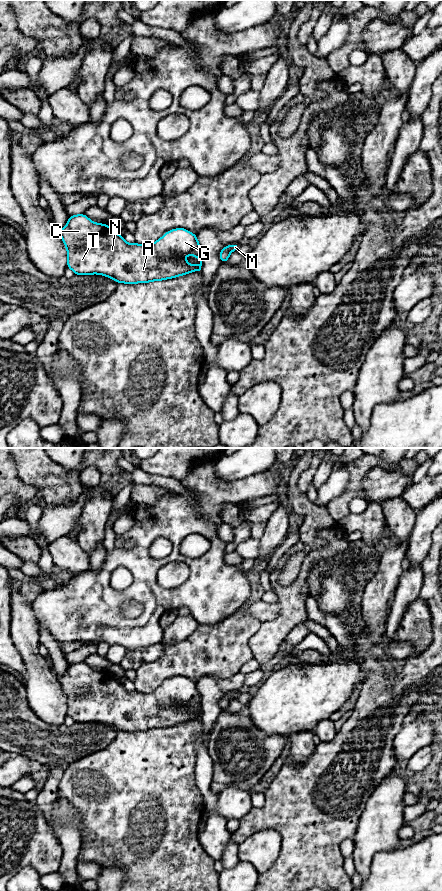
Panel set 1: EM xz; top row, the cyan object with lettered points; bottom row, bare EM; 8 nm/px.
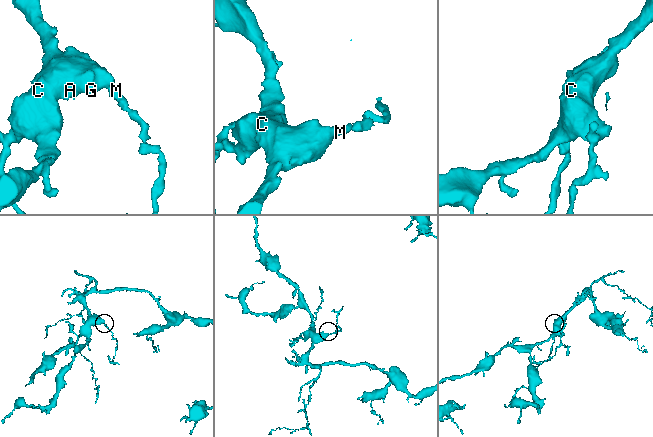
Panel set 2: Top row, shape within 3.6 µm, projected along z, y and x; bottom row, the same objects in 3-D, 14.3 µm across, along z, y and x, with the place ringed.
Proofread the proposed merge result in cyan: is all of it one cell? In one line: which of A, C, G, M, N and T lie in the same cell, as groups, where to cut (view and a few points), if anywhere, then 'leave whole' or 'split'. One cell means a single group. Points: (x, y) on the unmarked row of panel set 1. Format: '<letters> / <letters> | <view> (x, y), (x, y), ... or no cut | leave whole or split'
A C G M N T | no cut | leave whole

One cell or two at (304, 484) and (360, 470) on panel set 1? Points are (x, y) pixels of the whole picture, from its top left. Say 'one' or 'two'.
two

